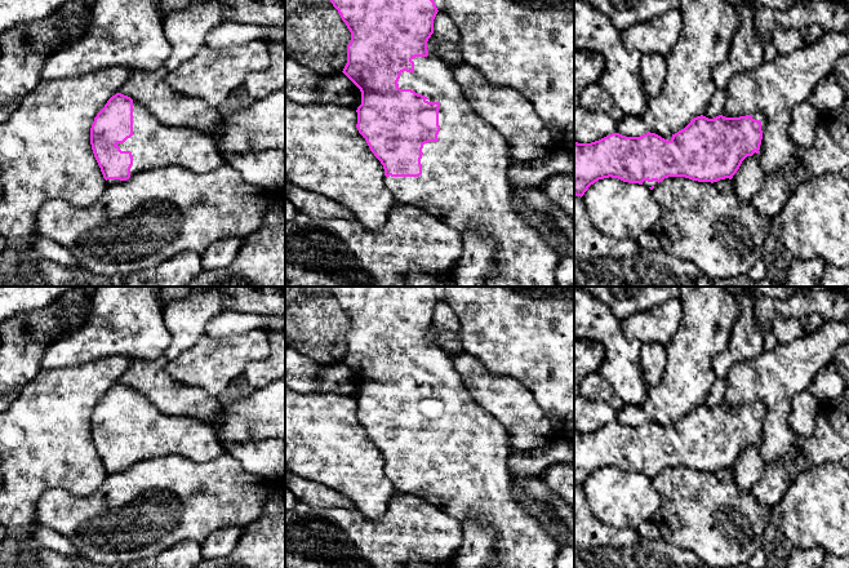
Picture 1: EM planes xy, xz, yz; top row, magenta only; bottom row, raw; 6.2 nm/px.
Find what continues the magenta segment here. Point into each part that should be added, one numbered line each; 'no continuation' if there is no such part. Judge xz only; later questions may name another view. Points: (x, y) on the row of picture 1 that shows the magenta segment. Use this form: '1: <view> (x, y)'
1: xz (463, 183)

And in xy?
1: xy (154, 145)

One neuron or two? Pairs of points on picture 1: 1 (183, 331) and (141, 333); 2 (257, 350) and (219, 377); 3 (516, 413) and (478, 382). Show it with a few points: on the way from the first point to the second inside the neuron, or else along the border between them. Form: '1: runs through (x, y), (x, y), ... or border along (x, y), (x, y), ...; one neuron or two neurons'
1: border along (161, 310), (169, 333), (169, 345), (164, 355); two neurons
2: runs through (248, 350), (229, 368); one neuron
3: runs through (507, 404), (498, 395), (487, 390); one neuron

